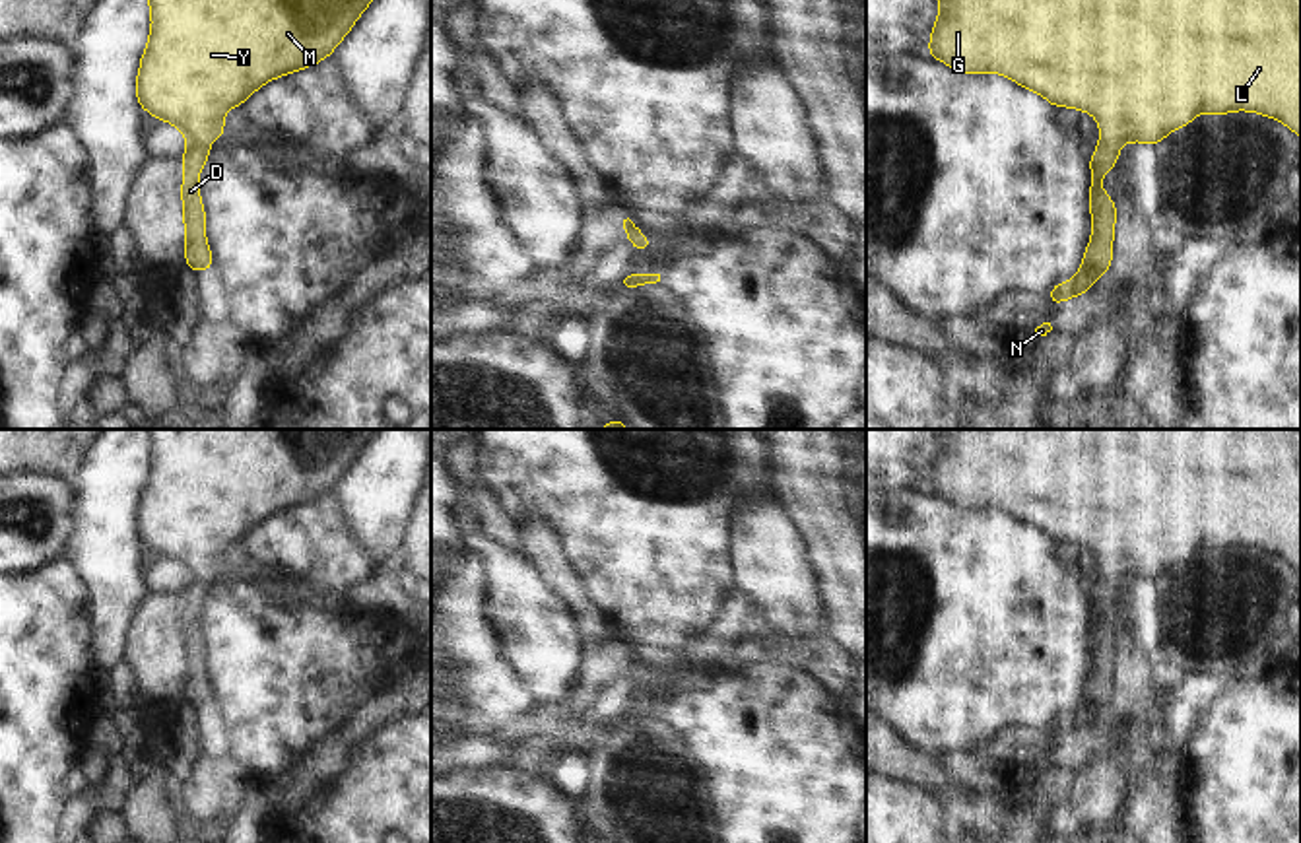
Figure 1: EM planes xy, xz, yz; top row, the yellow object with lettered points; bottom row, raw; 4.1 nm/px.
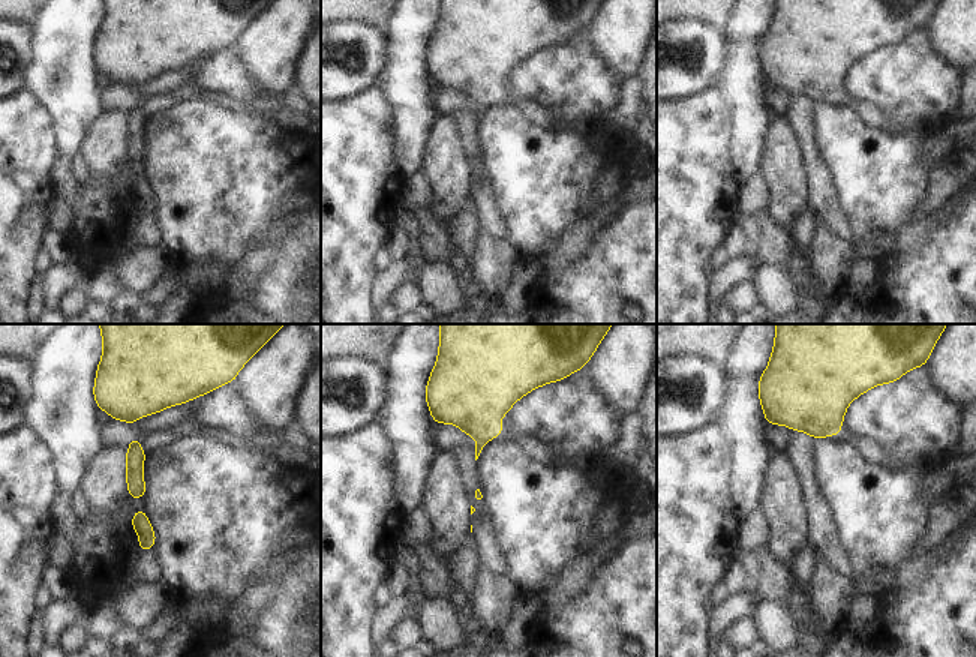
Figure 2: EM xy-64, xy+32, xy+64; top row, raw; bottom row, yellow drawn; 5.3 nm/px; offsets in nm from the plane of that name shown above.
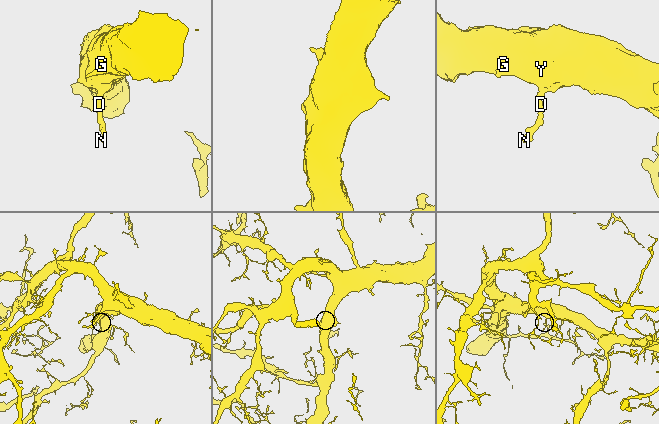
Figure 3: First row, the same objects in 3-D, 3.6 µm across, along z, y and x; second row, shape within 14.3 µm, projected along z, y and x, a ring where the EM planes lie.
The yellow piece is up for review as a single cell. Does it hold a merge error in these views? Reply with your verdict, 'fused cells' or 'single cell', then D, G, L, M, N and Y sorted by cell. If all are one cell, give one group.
single cell; D G L M N Y

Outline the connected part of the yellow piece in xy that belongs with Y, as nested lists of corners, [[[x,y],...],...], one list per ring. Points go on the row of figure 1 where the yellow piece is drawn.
[[[148,0],[151,31],[140,58],[136,97],[140,109],[167,120],[188,142],[183,163],[184,262],[196,272],[214,266],[206,243],[206,212],[198,175],[210,157],[210,142],[223,138],[223,117],[260,85],[305,70],[332,54],[373,0]]]

